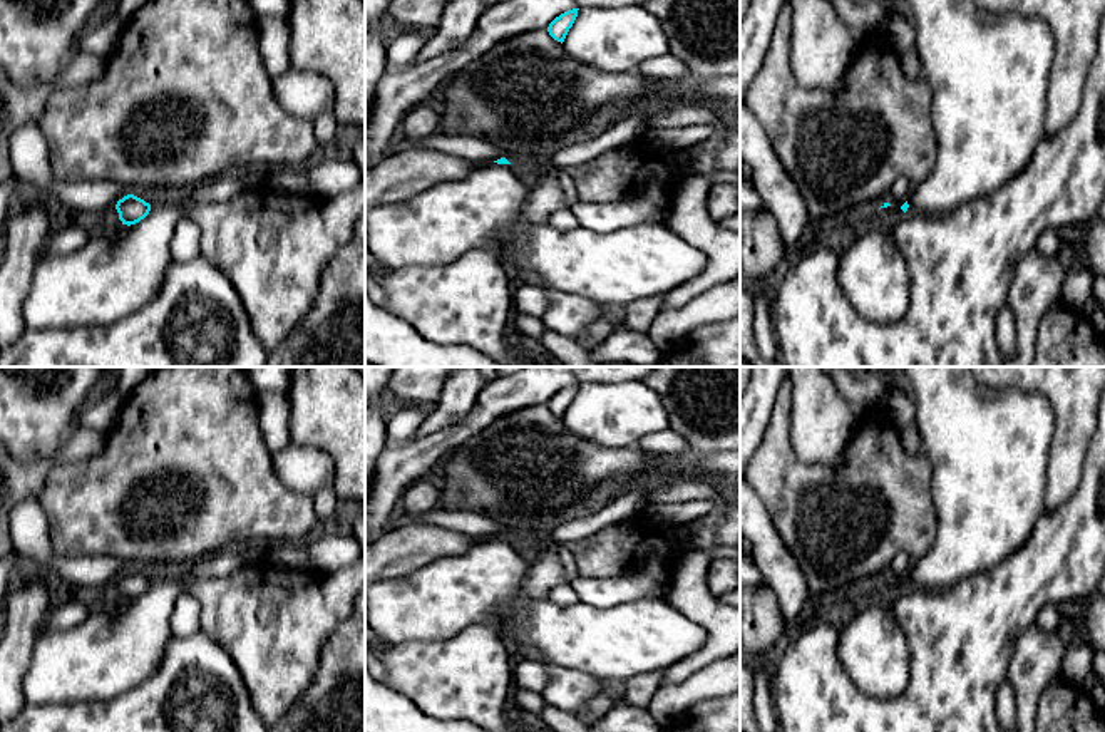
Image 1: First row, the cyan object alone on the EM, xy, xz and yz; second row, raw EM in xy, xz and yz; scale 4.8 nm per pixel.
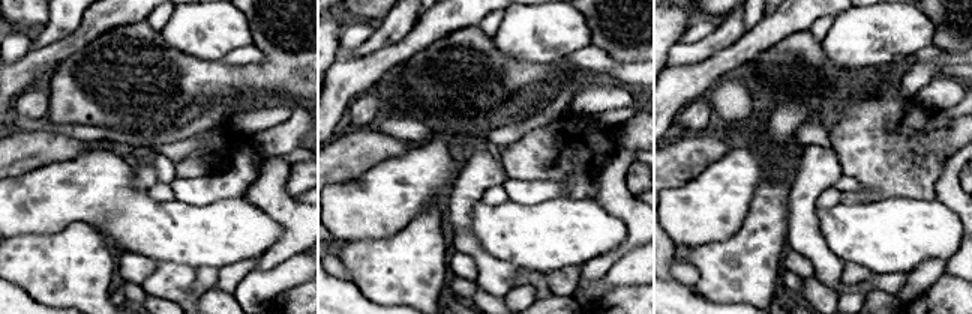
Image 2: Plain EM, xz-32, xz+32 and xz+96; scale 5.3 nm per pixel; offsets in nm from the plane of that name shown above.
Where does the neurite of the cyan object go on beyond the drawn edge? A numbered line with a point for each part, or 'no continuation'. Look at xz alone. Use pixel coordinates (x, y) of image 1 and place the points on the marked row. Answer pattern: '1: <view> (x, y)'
1: xz (486, 208)

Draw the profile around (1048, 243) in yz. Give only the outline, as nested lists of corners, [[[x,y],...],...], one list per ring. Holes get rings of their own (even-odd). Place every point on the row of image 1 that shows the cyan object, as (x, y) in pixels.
[[[1046,229],[1038,236],[1035,250],[1045,256],[1060,256],[1061,243],[1063,233],[1056,229]]]

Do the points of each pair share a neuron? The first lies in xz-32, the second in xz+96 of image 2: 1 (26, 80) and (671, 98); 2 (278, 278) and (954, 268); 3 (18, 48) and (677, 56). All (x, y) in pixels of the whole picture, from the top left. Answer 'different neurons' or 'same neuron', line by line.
1: same neuron
2: same neuron
3: different neurons

